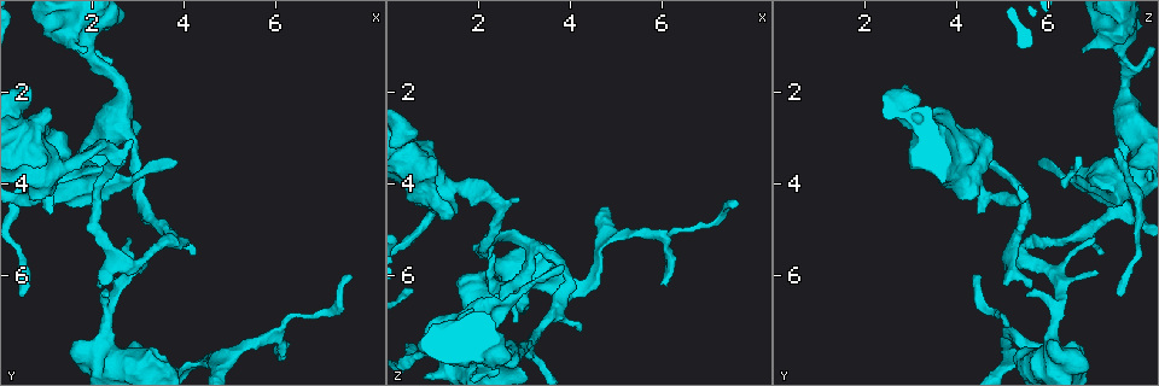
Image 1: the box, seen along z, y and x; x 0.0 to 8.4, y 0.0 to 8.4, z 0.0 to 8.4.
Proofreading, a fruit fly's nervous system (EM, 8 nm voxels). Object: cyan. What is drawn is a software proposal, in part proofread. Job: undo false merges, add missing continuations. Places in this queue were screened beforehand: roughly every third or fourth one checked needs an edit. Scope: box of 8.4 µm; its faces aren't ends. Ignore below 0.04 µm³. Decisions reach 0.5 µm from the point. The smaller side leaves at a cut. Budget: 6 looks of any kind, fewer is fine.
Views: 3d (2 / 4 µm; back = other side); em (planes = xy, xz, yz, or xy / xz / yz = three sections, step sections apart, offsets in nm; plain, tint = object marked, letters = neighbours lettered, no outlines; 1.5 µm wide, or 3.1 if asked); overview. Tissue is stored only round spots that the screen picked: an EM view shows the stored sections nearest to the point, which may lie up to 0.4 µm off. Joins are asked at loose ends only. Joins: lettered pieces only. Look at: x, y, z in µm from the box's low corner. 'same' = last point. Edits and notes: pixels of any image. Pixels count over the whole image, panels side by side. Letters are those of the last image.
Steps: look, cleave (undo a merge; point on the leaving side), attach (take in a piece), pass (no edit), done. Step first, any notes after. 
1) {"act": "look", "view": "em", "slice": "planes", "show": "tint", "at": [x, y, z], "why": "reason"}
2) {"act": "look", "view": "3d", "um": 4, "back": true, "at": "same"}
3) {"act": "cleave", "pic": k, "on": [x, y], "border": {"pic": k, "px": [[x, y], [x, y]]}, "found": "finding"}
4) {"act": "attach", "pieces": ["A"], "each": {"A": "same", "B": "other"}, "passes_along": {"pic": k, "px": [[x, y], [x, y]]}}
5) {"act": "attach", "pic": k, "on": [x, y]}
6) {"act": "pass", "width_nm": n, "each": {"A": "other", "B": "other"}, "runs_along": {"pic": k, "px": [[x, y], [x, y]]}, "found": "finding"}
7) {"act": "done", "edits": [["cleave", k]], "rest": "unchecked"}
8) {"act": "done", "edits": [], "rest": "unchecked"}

{"act": "look", "view": "3d", "um": 4, "at": [1.85, 1.00, 6.75], "why": "stops while still wide"}

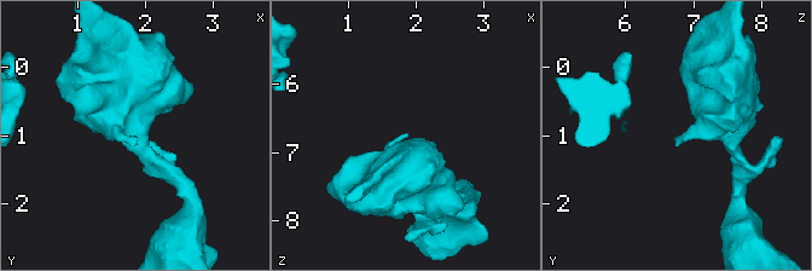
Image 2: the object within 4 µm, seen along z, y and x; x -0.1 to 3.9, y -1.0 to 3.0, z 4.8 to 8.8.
{"act": "look", "view": "em", "um": 3.1, "slice": "planes", "show": "letters", "at": [1.95, 1.05, 6.75]}

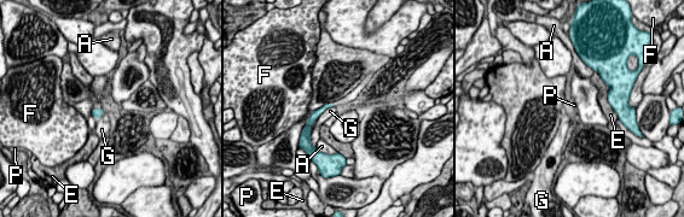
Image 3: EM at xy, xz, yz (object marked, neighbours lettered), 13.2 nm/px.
{"act": "pass", "each": {"A": "other", "E": "other", "F": "other", "G": "other", "P": "other"}, "border": {"pic": 3, "px": [[334, 105], [329, 106], [316, 119]]}, "found": "none of them fits"}

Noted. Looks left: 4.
{"act": "look", "view": "3d", "um": 4, "at": [4.20, 5.60, 7.20], "why": "free end"}

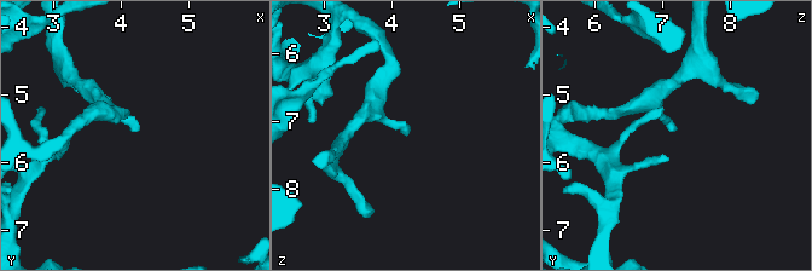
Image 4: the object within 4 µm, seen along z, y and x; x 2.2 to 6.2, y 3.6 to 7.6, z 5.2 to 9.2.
{"act": "look", "view": "em", "slice": "planes", "show": "letters", "at": [4.25, 5.55, 7.20]}

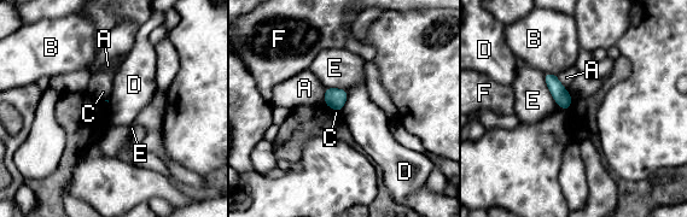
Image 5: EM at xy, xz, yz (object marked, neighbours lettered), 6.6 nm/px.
{"act": "pass", "each": {"A": "other", "B": "other", "C": "other", "D": "other", "E": "other", "F": "other"}, "border": {"pic": 5, "px": [[348, 92], [348, 98], [341, 111]]}, "found": "none of them fits"}

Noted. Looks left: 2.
{"act": "done", "edits": [], "rest": "unchecked"}

